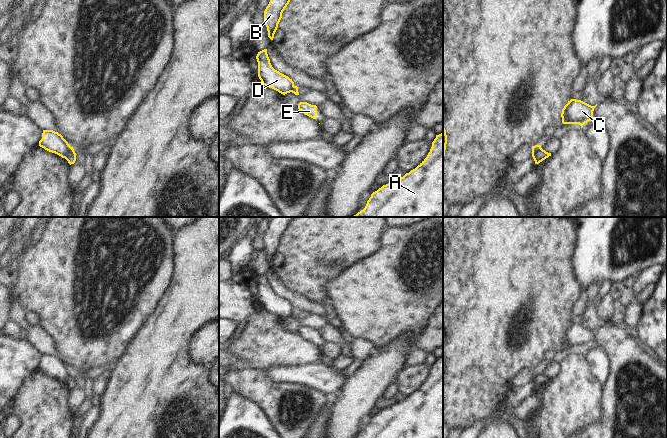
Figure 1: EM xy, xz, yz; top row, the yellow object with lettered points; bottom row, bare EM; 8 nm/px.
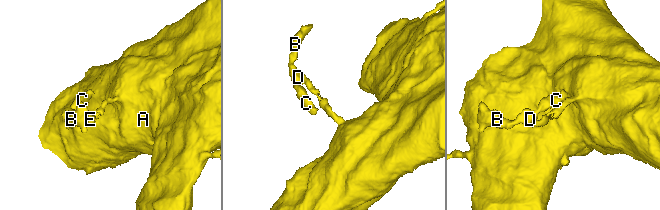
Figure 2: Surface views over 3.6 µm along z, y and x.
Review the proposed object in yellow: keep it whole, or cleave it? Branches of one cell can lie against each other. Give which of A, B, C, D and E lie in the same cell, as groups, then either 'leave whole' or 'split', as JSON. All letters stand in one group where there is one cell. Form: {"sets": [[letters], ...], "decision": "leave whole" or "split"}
{"sets": [["A", "E"], ["B", "C", "D"]], "decision": "split"}

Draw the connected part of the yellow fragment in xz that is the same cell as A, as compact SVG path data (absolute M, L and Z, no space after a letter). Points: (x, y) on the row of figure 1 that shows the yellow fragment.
M443 132L436 135L427 157L415 169L373 192L365 208L352 217L443 217Z

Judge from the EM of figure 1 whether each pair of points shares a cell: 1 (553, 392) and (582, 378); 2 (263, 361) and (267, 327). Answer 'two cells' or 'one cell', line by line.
1: one cell
2: one cell

